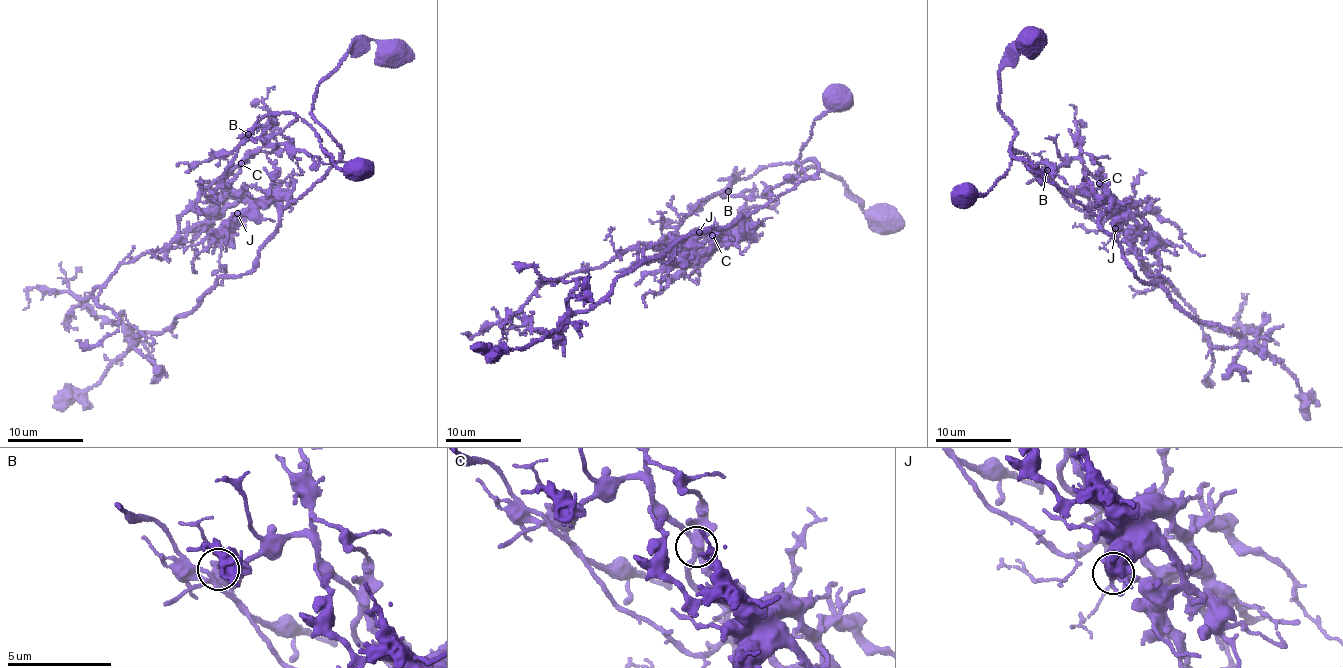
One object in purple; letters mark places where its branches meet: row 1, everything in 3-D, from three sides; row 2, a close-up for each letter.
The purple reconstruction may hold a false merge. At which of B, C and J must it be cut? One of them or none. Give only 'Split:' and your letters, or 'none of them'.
Split: C

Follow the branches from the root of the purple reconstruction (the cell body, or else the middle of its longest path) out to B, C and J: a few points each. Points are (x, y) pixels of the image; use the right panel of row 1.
B: (1030, 44), (1014, 46), (1000, 73), (1000, 110), (1014, 130), (1010, 153), (1040, 178), (1055, 171), (1047, 170)
C: (1030, 44), (1014, 46), (1000, 73), (1010, 153), (1040, 178), (1078, 158), (1099, 183)
J: (1030, 44), (1014, 46), (1000, 73), (1010, 153), (1097, 214), (1111, 202), (1115, 228)

